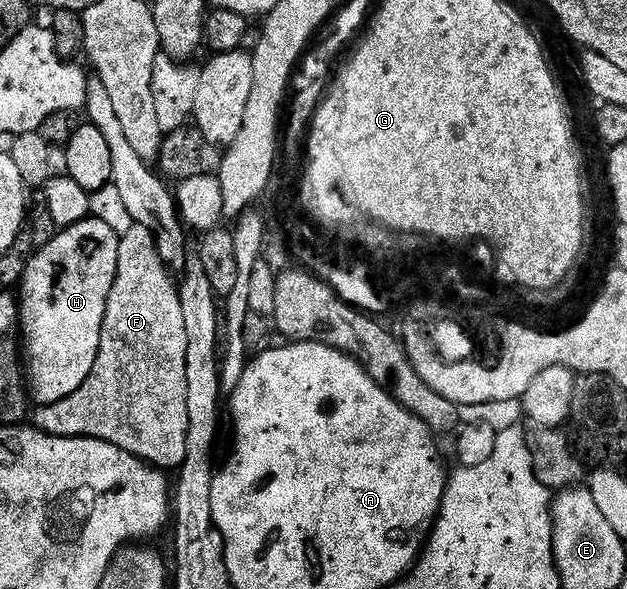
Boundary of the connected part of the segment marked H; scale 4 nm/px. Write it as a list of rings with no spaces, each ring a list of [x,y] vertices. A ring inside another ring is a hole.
[[[67,175],[55,177],[48,179],[42,194],[53,223],[68,228],[29,258],[18,288],[26,387],[31,402],[42,407],[70,397],[90,377],[120,252],[118,235],[105,221],[89,217],[89,192]]]

